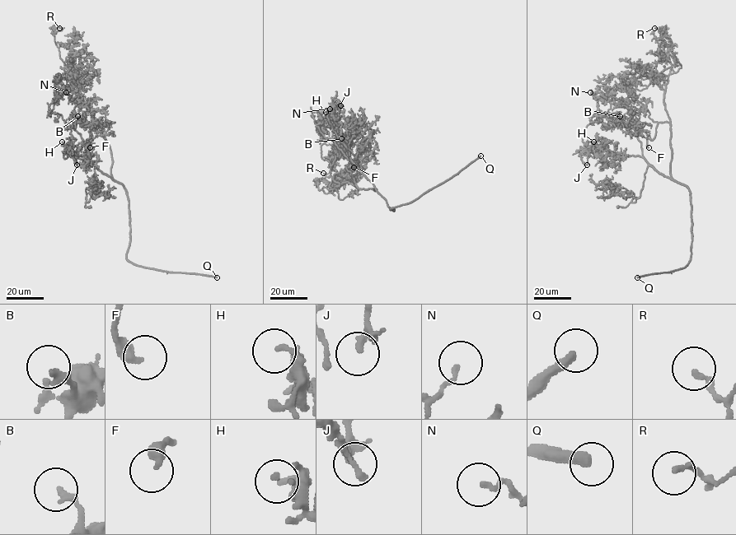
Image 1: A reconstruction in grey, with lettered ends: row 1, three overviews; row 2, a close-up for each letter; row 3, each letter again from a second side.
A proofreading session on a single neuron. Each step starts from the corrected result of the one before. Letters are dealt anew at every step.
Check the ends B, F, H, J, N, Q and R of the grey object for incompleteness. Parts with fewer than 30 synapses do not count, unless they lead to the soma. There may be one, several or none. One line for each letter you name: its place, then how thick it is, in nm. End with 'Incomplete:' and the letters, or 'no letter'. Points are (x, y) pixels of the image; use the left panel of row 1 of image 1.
F: place (90, 147); calibre 360 nm
Q: place (217, 277); calibre 360 nm
Incomplete: F, Q

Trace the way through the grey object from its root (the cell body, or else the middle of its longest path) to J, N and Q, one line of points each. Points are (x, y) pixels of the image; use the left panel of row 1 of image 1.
J: (118, 183), (86, 155), (70, 153), (64, 159), (63, 151), (71, 146), (70, 152), (77, 154), (77, 165)
N: (118, 183), (95, 165), (81, 134), (61, 114), (52, 111), (54, 91), (66, 92)
Q: (118, 183), (125, 189), (128, 202), (128, 260), (162, 271), (217, 277)

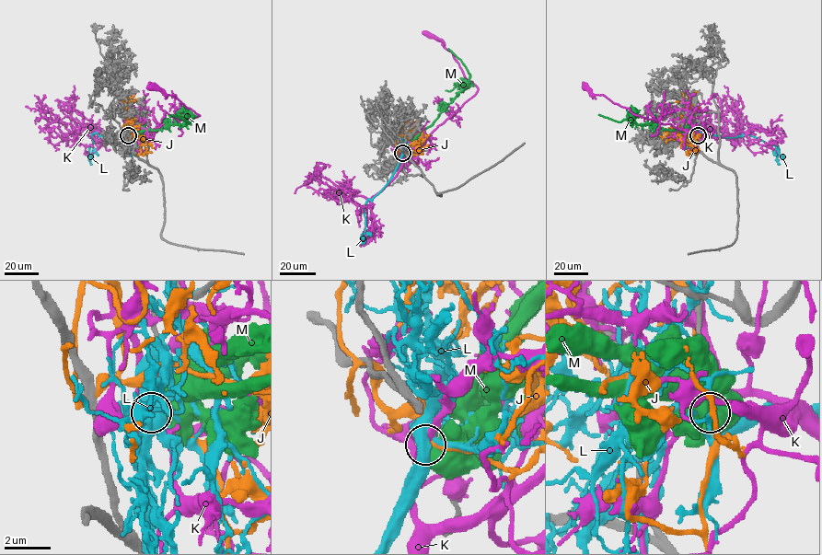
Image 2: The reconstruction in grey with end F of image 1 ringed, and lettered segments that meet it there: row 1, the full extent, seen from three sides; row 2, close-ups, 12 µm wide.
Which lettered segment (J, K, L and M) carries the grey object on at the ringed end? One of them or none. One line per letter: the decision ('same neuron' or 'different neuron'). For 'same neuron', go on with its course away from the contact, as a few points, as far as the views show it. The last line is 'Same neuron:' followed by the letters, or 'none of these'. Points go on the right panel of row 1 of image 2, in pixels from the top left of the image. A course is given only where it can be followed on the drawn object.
J: different neuron
K: different neuron
L: different neuron
M: different neuron
Same neuron: none of these

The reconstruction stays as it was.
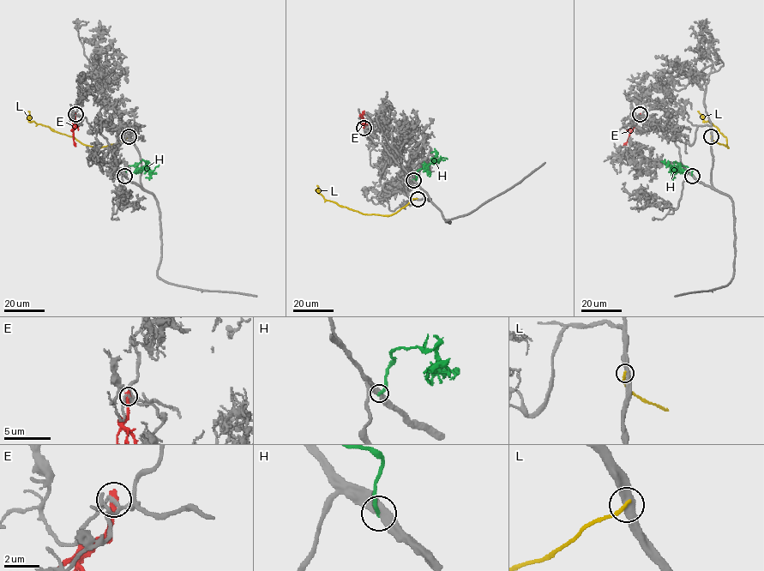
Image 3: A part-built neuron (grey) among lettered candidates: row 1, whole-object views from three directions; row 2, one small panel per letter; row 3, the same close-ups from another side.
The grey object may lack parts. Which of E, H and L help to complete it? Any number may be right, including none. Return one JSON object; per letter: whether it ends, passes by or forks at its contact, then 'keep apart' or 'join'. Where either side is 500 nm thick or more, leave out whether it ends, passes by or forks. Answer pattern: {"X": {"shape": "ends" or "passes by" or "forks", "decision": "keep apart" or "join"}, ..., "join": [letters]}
{"E": {"shape": "ends", "decision": "keep apart"}, "H": {"shape": "ends", "decision": "keep apart"}, "L": {"shape": "ends", "decision": "keep apart"}, "join": []}

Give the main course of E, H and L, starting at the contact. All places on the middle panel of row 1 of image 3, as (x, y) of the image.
E: (363, 128), (361, 118), (364, 111)
H: (413, 180), (424, 165), (426, 167), (441, 158), (447, 159)
L: (418, 199), (413, 199), (389, 215), (363, 214), (326, 200), (317, 191), (316, 185)

